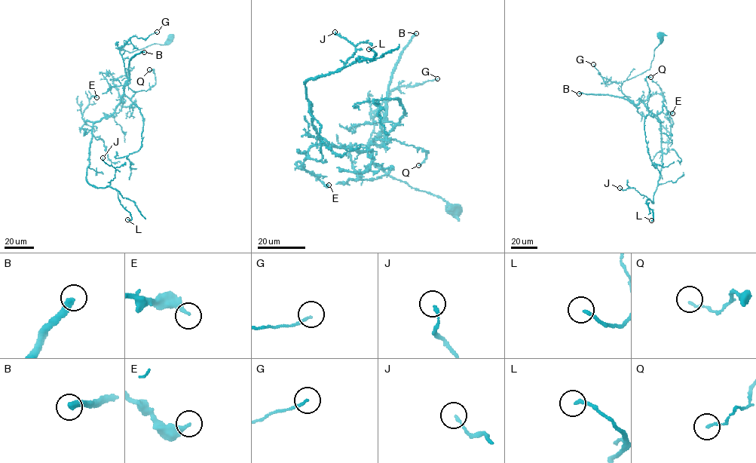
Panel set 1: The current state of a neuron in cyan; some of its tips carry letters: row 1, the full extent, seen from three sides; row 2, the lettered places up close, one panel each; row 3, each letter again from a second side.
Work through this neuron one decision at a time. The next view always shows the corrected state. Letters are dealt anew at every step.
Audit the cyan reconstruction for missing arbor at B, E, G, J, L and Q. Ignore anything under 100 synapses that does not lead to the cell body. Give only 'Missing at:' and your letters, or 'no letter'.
Missing at: B

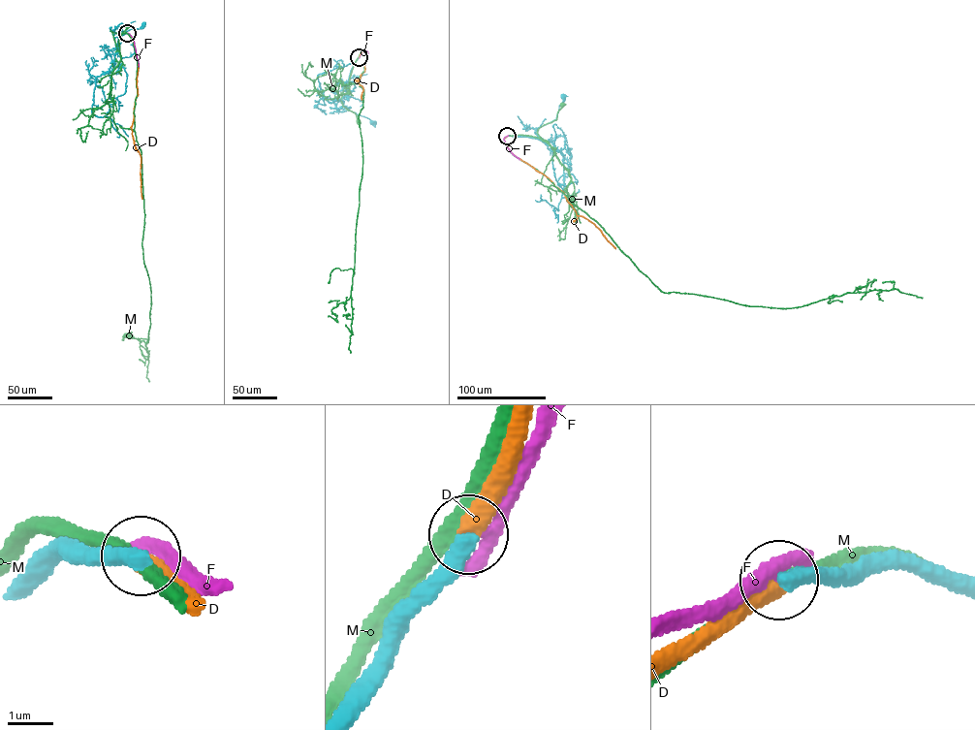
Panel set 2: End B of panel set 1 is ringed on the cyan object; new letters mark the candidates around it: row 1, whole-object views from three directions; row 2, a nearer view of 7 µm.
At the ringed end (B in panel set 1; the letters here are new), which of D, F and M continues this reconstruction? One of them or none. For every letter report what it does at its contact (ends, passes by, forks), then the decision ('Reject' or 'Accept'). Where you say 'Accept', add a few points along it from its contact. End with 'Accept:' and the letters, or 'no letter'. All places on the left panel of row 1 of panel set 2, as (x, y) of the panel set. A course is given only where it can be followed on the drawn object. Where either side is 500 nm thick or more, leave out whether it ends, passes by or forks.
D: It ends there. Accept. Its course: (127, 33), (138, 64), (138, 95), (131, 127), (134, 144), (140, 154), (142, 199)
F: It ends there. Reject
M: It passes by. Reject
Accept: D

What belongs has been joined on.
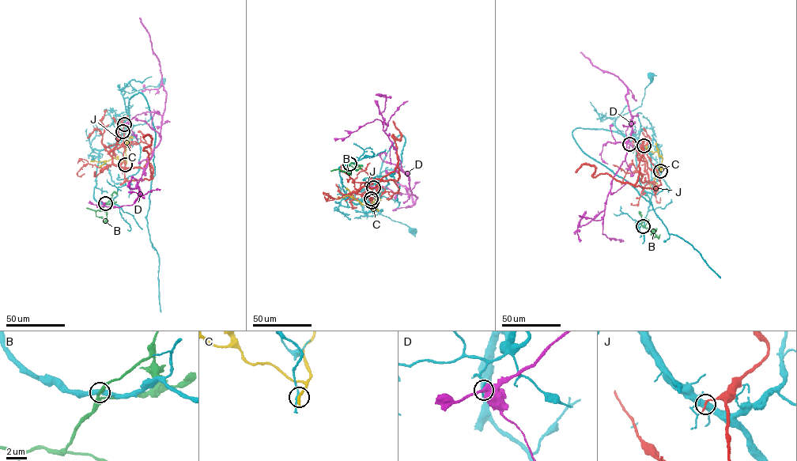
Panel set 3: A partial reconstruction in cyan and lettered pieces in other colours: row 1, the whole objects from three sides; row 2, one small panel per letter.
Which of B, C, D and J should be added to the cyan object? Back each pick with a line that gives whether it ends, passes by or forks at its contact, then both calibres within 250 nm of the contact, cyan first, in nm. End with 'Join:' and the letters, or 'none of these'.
Join: none of these

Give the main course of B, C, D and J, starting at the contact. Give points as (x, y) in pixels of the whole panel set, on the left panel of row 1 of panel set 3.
B: (105, 203), (100, 210), (106, 212), (106, 219)
C: (125, 164), (115, 157), (90, 161)
D: (124, 123), (146, 111), (161, 116), (159, 145), (137, 187), (129, 183), (134, 178), (138, 188), (134, 204)
J: (122, 131), (126, 181), (152, 179), (150, 164), (125, 168), (112, 162), (101, 141), (101, 119), (107, 109)

